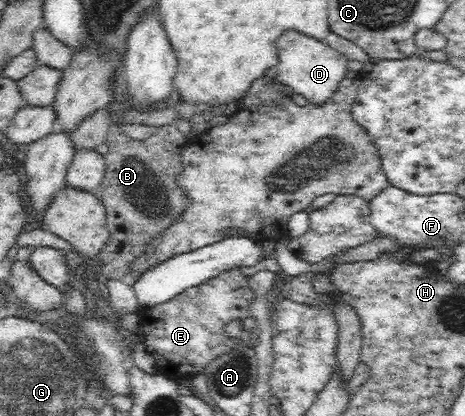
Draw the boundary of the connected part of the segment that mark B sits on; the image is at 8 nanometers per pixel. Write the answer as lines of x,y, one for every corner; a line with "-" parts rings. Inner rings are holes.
109,124
105,138
109,152
104,155
105,176
101,184
93,191
94,195
105,205
106,227
110,230
107,244
101,250
98,262
99,270
109,279
129,280
129,264
135,262
141,254
145,254
145,244
151,242
157,234
167,230
179,214
189,206
189,195
177,185
177,174
181,171
181,152
187,144
187,139
175,125
160,126
145,140
135,140
127,136
120,124

